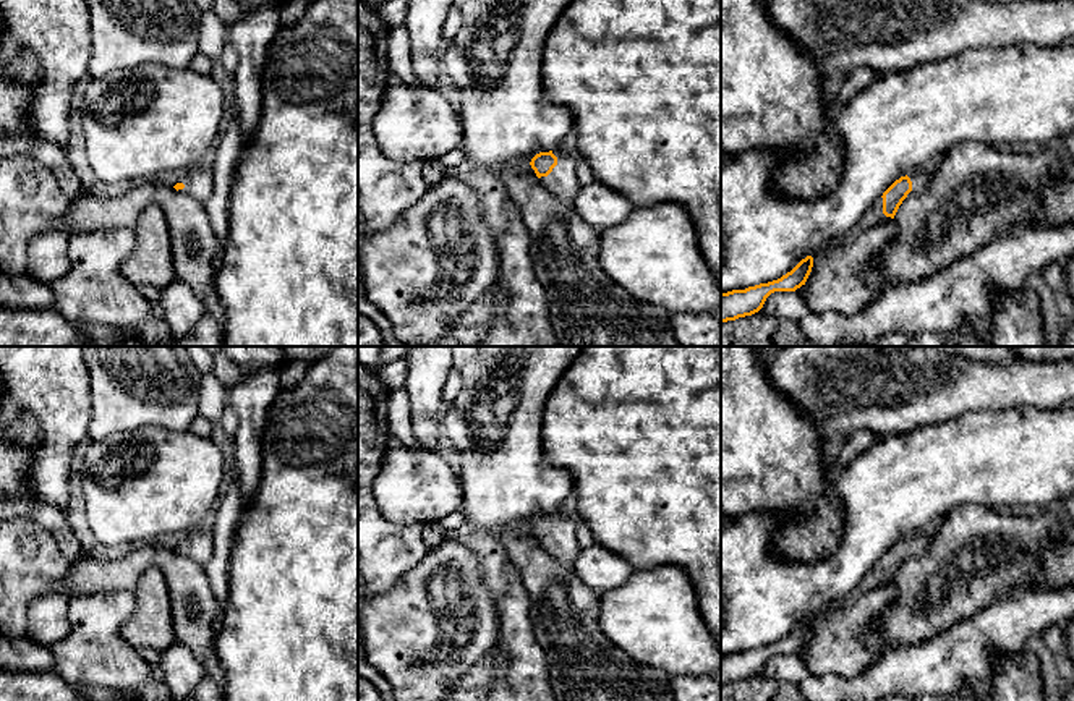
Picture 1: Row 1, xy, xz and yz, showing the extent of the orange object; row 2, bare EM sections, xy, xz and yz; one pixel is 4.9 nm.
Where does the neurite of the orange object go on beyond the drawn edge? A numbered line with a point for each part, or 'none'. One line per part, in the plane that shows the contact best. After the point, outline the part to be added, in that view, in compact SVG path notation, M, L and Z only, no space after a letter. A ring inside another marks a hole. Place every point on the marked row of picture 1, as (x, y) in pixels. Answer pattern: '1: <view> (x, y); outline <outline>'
1: xz (561, 182); outline M560 147L552 149L557 157L557 165L548 176L541 176L539 181L549 189L556 199L564 206L575 207L575 199L582 189L577 181L577 159L569 157Z

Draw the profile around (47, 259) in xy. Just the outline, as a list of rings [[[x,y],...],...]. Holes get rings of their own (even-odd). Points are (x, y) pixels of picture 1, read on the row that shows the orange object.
[[[62,230],[37,233],[26,248],[26,274],[42,283],[53,283],[71,269],[68,235]]]

